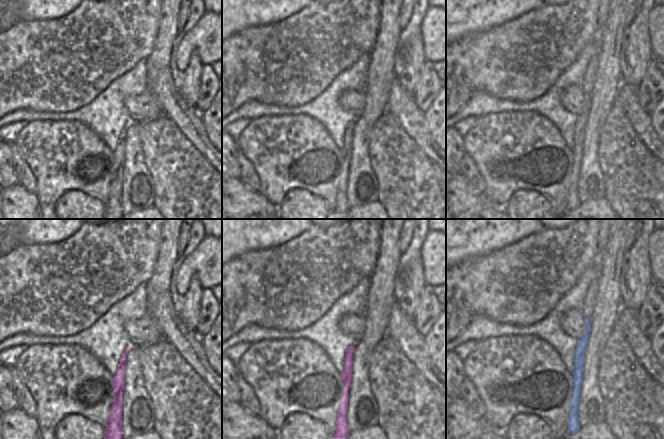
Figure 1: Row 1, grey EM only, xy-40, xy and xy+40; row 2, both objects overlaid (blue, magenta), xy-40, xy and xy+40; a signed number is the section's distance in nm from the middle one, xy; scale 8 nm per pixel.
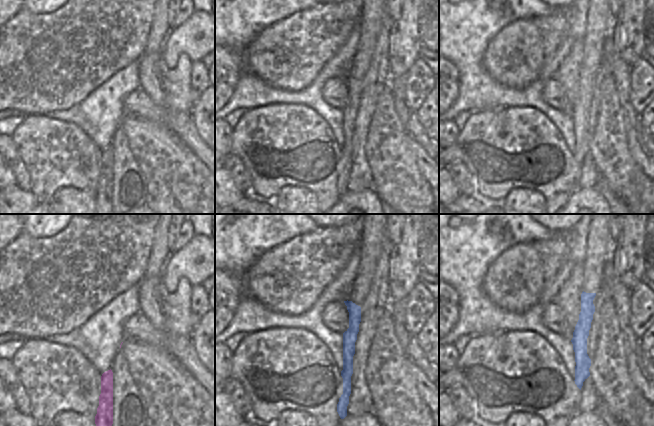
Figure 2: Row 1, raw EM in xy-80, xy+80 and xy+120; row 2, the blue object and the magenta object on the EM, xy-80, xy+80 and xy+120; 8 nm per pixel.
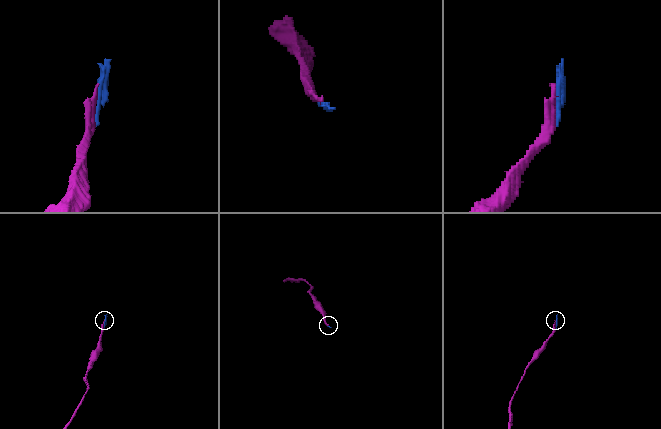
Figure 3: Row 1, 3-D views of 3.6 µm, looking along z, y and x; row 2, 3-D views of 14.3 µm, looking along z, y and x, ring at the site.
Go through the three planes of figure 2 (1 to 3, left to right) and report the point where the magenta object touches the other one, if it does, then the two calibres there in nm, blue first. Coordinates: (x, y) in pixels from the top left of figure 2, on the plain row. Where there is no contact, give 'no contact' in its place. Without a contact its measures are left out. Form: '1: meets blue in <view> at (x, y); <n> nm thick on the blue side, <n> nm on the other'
1: no contact
2: no contact
3: no contact

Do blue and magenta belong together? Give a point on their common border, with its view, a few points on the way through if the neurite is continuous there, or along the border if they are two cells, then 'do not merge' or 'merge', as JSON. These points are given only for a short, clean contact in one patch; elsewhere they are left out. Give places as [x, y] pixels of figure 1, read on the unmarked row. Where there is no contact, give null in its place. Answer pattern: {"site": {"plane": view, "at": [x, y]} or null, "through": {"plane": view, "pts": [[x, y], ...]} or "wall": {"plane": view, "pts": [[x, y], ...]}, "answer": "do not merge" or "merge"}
{"site": null, "answer": "merge"}

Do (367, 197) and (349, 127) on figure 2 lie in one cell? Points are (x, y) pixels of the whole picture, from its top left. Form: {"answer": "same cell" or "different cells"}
{"answer": "different cells"}

